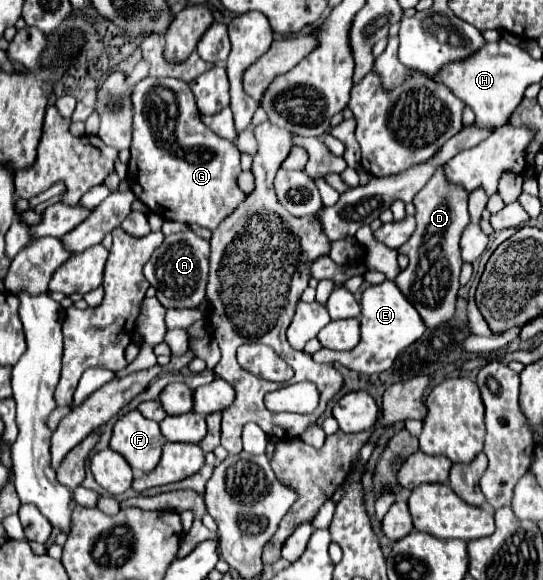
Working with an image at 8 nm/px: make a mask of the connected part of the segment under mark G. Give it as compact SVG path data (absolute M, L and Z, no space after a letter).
M143 78L131 90L133 104L133 144L129 162L129 186L137 200L165 220L177 220L183 224L199 224L215 230L231 210L245 198L235 186L235 178L241 173L241 153L235 142L217 136L213 130L203 126L193 92L189 84L177 78Z

